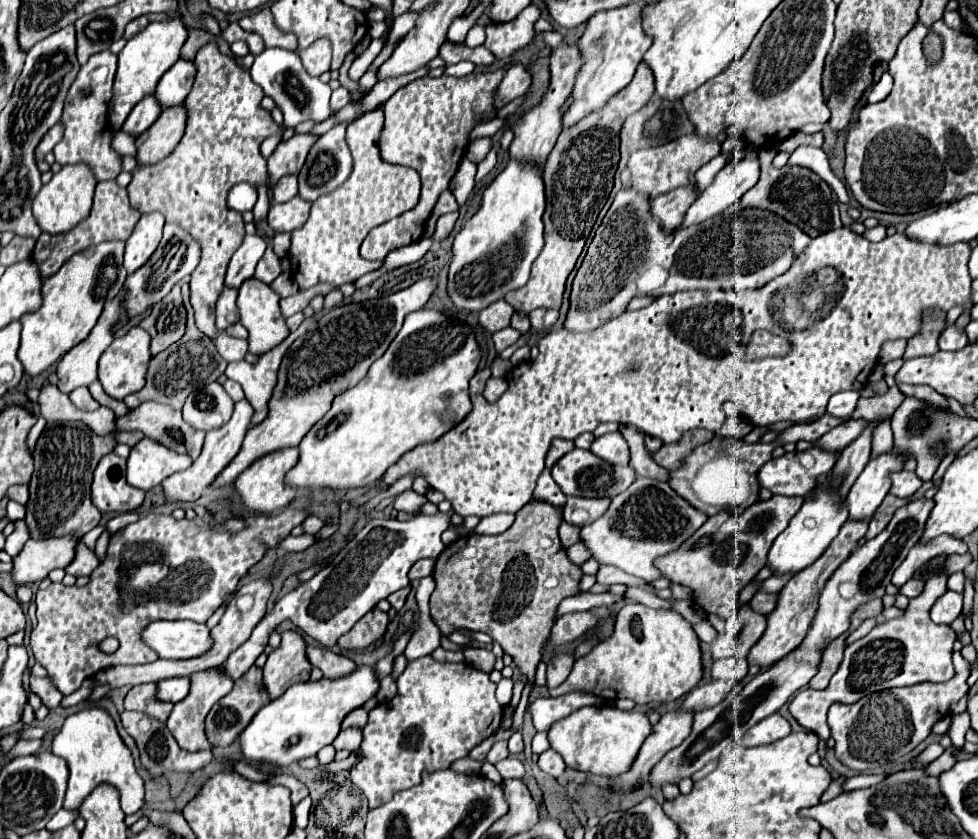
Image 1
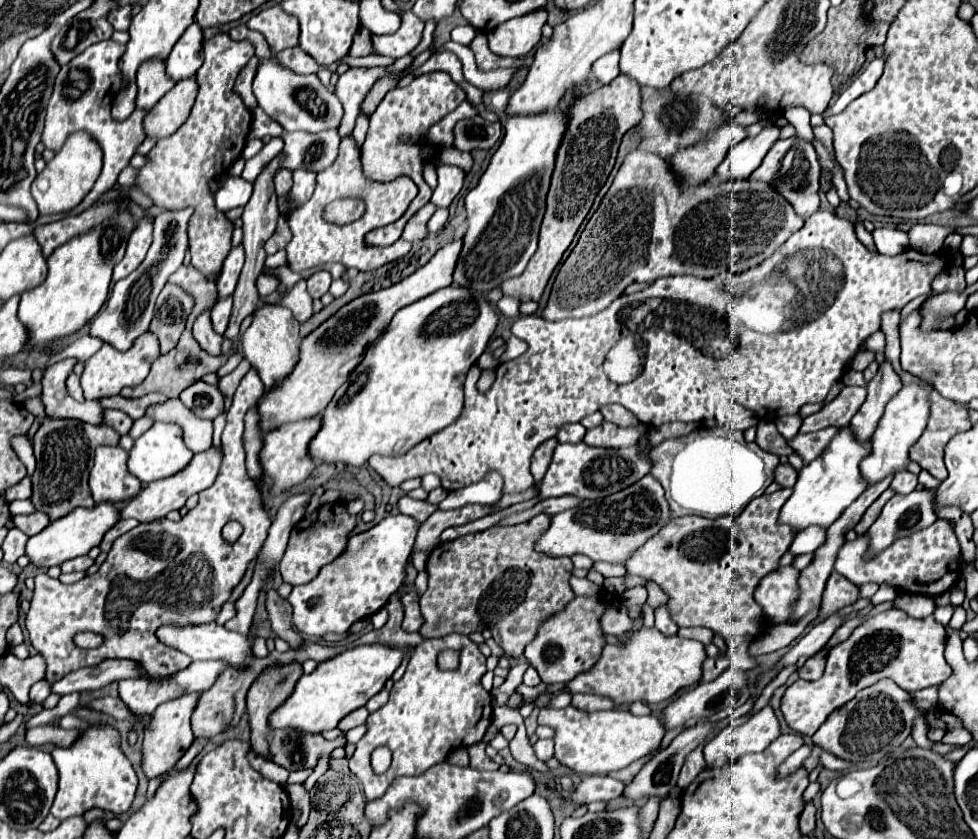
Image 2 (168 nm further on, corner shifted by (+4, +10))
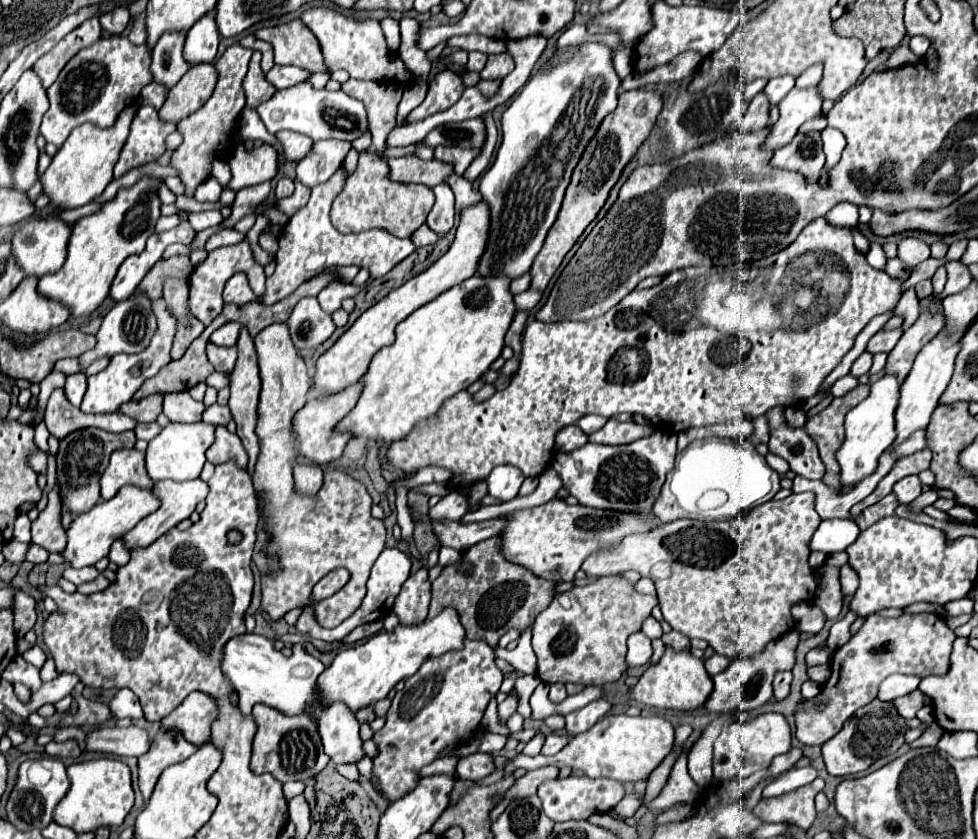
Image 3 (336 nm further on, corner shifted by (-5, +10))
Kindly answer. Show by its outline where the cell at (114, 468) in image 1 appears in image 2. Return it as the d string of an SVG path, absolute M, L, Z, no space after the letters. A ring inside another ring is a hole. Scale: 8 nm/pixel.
M97 447L89 487L95 503L117 503L135 497L141 491L141 481L127 471L127 451Z

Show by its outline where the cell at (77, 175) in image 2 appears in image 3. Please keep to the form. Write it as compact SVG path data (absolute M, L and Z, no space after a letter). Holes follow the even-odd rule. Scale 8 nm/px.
M134 105L126 107L118 115L116 123L108 129L100 129L94 123L84 123L70 133L66 143L54 155L46 173L40 177L42 185L44 185L44 193L50 195L52 205L64 207L64 209L82 207L82 205L90 203L94 197L102 195L106 185L112 181L112 171L114 171L118 155L120 155L120 151L128 139L130 123L132 123L136 109L138 107L134 107Z

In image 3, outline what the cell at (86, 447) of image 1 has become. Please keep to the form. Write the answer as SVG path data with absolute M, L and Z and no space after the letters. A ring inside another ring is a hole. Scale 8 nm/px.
M94 427L70 433L60 441L60 451L56 455L56 477L60 483L60 493L72 513L86 513L100 501L100 477L108 465L110 455L116 449L130 449L134 443L136 437L132 431L108 433Z

